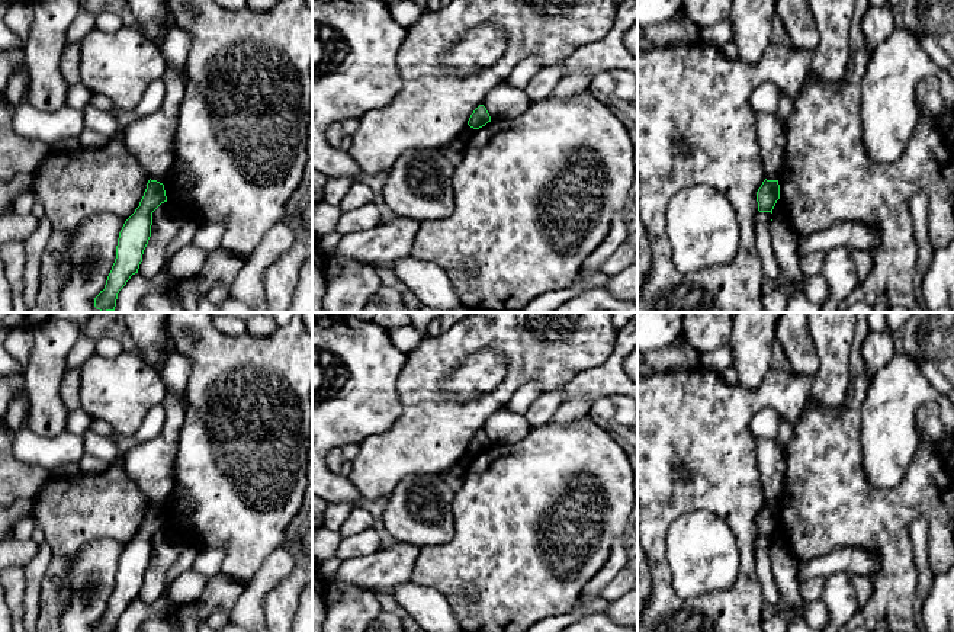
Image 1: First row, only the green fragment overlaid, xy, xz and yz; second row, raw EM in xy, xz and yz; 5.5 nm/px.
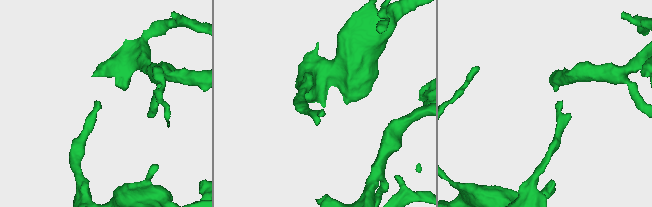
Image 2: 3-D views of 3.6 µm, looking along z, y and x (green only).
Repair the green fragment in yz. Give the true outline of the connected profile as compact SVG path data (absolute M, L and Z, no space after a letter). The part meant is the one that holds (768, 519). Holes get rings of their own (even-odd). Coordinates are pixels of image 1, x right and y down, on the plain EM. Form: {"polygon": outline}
{"polygon": "M764 506L757 517L757 527L759 538L771 538L780 524L780 510L778 506Z"}

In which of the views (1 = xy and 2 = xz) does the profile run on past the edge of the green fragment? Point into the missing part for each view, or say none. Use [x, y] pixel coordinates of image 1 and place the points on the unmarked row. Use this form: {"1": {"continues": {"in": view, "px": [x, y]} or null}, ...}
{"1": {"continues": null}, "2": {"continues": null}}

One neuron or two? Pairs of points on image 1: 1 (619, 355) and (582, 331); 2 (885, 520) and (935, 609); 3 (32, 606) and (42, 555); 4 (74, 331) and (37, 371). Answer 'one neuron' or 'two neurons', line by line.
1: two neurons
2: two neurons
3: one neuron
4: one neuron

